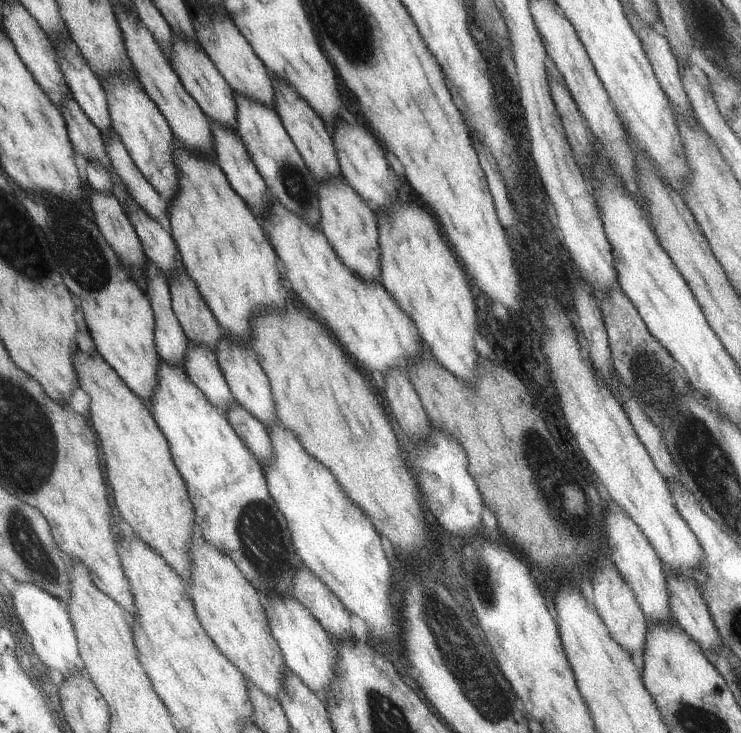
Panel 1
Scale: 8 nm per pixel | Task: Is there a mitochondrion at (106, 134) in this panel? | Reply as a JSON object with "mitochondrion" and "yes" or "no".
{"mitochondrion":"no"}

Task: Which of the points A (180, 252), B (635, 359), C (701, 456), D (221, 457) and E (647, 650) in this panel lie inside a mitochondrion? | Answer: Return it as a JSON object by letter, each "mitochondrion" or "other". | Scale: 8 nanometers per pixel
{"A":"other","B":"mitochondrion","C":"mitochondrion","D":"other","E":"other"}

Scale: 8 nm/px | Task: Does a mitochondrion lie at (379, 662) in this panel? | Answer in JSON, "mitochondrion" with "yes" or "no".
{"mitochondrion":"no"}

